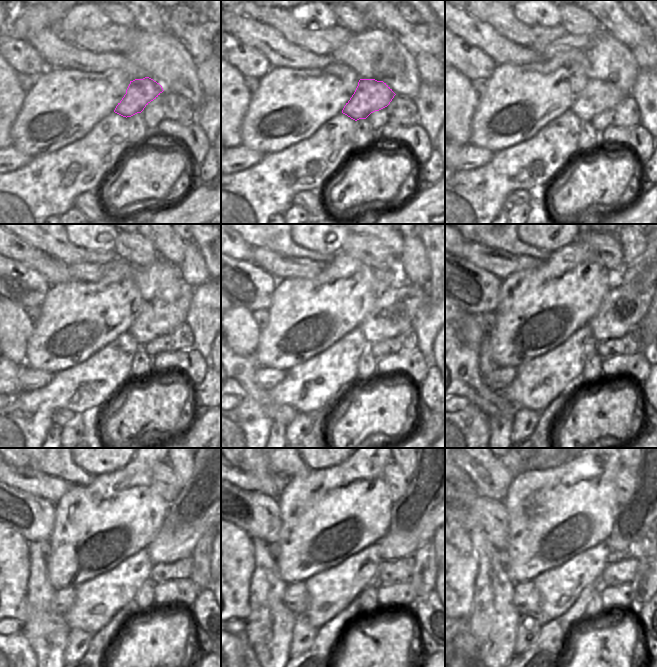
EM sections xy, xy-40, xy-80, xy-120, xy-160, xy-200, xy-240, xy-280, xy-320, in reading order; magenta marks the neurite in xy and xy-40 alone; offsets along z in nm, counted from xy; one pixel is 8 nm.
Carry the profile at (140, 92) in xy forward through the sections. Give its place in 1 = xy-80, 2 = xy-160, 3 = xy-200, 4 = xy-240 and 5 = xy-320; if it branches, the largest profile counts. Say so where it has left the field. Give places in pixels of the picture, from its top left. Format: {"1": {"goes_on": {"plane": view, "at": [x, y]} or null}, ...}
{"1": {"goes_on": {"plane": "xy-80", "at": [598, 96]}}, "2": {"goes_on": {"plane": "xy-160", "at": [393, 312]}}, "3": {"goes_on": {"plane": "xy-200", "at": [622, 309]}}, "4": {"goes_on": {"plane": "xy-240", "at": [172, 543]}}, "5": {"goes_on": {"plane": "xy-320", "at": [613, 556]}}}

